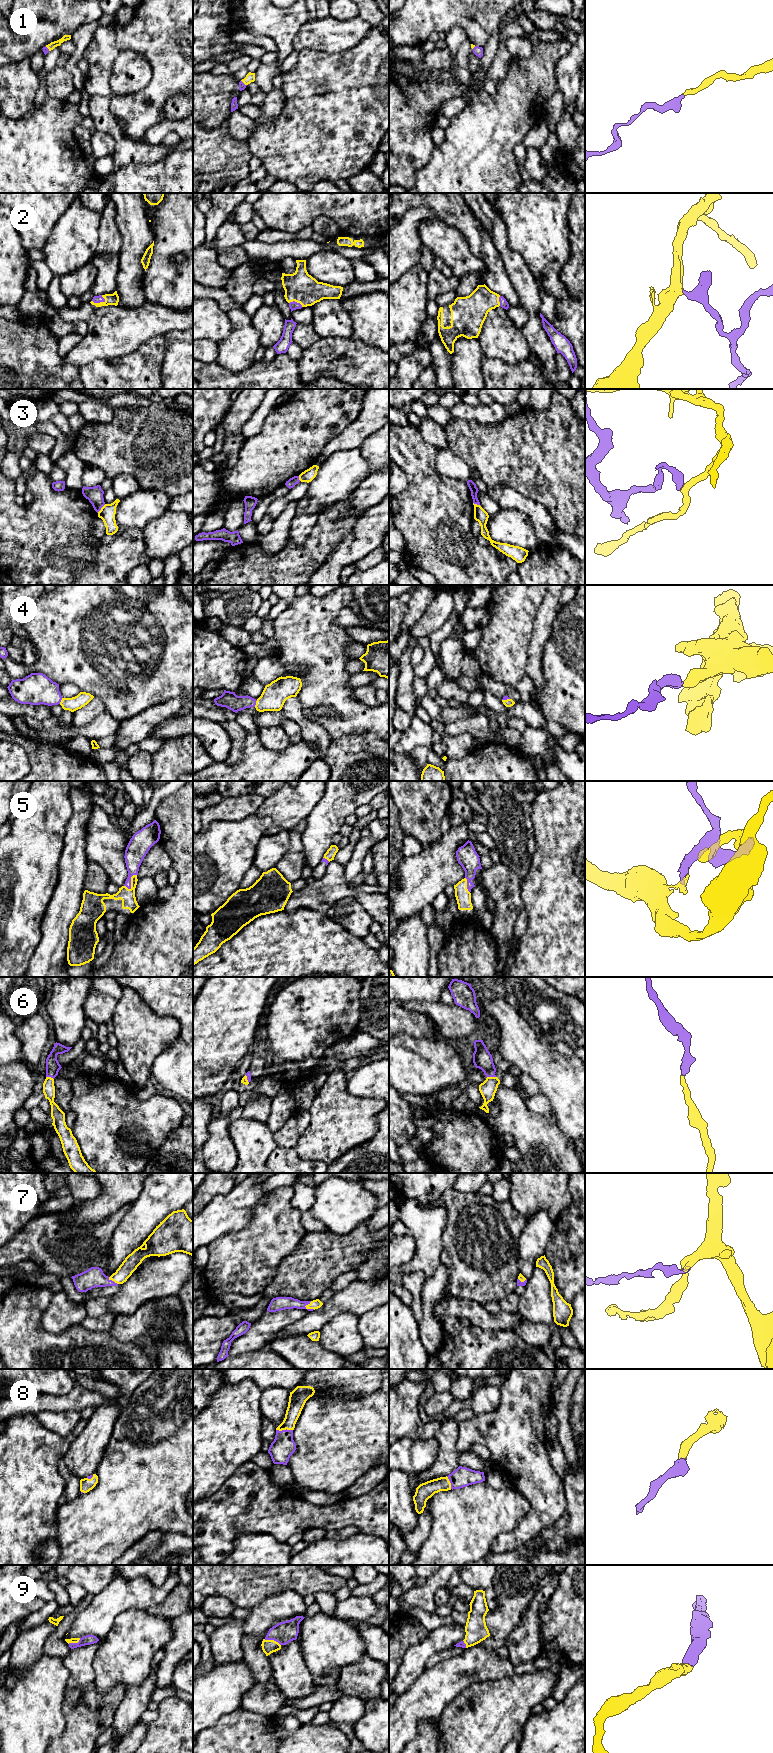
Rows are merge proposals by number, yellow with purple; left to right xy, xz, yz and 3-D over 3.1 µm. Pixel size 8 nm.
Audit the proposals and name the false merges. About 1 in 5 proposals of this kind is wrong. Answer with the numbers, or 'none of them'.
3

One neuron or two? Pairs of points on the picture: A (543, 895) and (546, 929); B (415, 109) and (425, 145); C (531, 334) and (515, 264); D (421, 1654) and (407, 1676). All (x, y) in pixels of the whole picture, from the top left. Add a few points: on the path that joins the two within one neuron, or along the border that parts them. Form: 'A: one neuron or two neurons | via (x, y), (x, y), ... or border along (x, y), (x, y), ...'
A: one neuron | via (546, 903), (546, 921)
B: one neuron | via (415, 118), (416, 136)
C: one neuron | via (533, 317), (533, 304), (523, 281)
D: one neuron | via (416, 1659), (409, 1671)

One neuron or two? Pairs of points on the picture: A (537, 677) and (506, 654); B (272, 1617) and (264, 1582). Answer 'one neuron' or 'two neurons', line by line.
A: two neurons
B: two neurons

